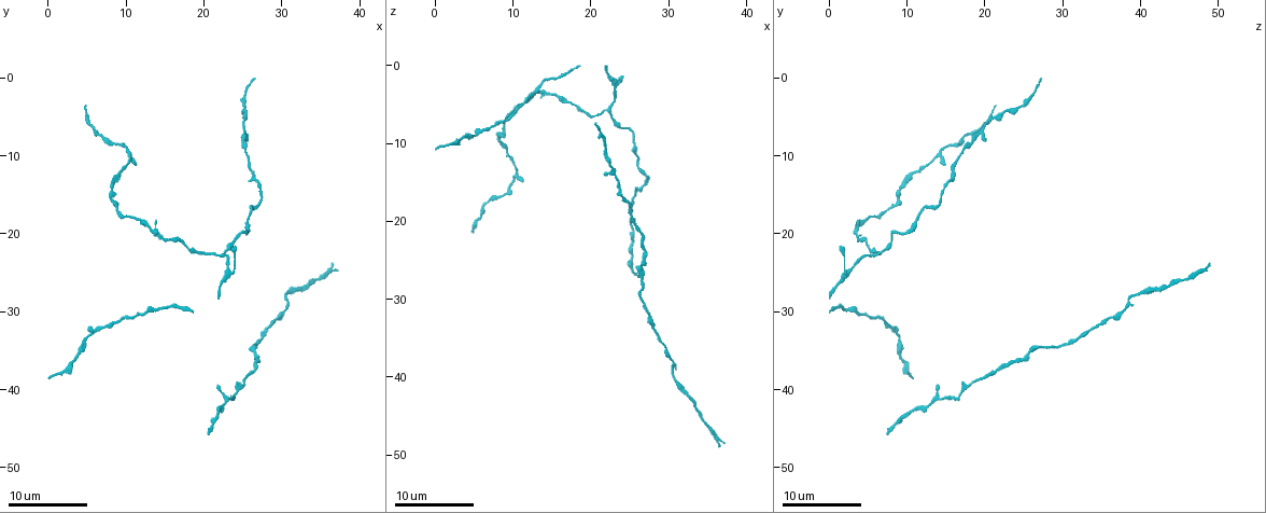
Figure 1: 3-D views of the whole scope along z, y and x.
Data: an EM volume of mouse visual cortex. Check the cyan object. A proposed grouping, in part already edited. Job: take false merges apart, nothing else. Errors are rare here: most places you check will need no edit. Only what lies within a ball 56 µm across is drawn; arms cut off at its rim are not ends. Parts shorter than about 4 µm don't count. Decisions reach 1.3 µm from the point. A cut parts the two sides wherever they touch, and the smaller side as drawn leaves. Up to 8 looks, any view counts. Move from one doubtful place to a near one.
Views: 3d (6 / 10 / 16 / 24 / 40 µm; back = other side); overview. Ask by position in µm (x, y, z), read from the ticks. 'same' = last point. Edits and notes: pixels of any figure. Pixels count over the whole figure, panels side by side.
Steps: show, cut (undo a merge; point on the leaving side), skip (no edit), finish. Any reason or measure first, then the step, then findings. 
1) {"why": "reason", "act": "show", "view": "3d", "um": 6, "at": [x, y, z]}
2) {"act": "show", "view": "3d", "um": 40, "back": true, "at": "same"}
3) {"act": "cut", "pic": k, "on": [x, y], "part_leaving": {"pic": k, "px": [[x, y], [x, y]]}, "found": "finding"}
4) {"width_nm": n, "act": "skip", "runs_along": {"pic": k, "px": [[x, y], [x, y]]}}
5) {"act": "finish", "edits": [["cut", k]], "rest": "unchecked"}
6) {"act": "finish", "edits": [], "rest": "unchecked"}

{"why": "a narrow waist", "act": "show", "view": "3d", "um": 16, "at": [18.0, 21.5, 5.0]}

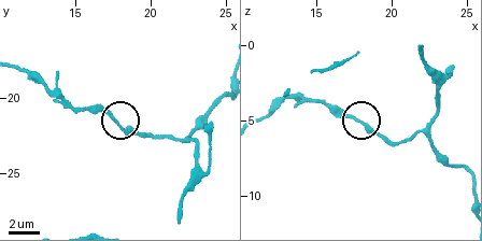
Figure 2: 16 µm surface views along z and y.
{"act": "skip", "found": "continuous, no second cell"}

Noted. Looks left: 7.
{"why": "sudden change in width", "act": "show", "view": "3d", "um": 6, "at": [26.5, 16.5, 13.0]}

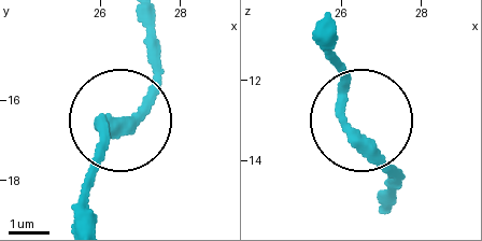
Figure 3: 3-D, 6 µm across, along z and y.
{"width_nm": 260, "act": "skip", "runs_along": {"pic": 3, "px": [[330, 19], [343, 112], [402, 173]]}, "found": "continuous, no second cell"}

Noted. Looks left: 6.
{"why": "arms part here", "act": "show", "view": "3d", "um": 10, "at": [22.5, 23.0, 6.0]}

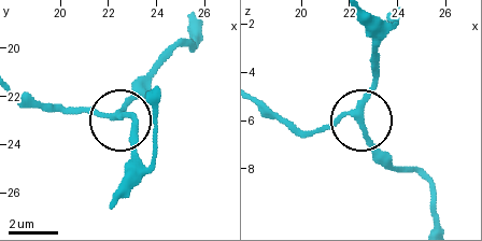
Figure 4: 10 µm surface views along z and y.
{"width_nm": 220, "act": "skip", "found": "one cell here"}

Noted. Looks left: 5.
{"act": "show", "view": "3d", "um": 16, "at": [10.5, 30.5, 5.5]}

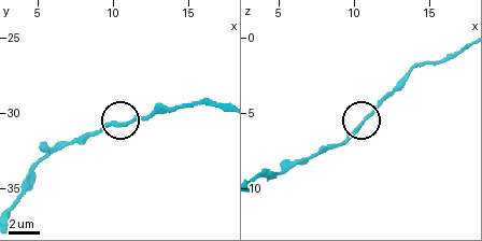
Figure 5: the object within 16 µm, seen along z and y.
{"width_nm": 220, "act": "skip", "found": "all the same cell"}

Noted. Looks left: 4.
{"act": "finish", "edits": [], "rest": "unchecked"}

